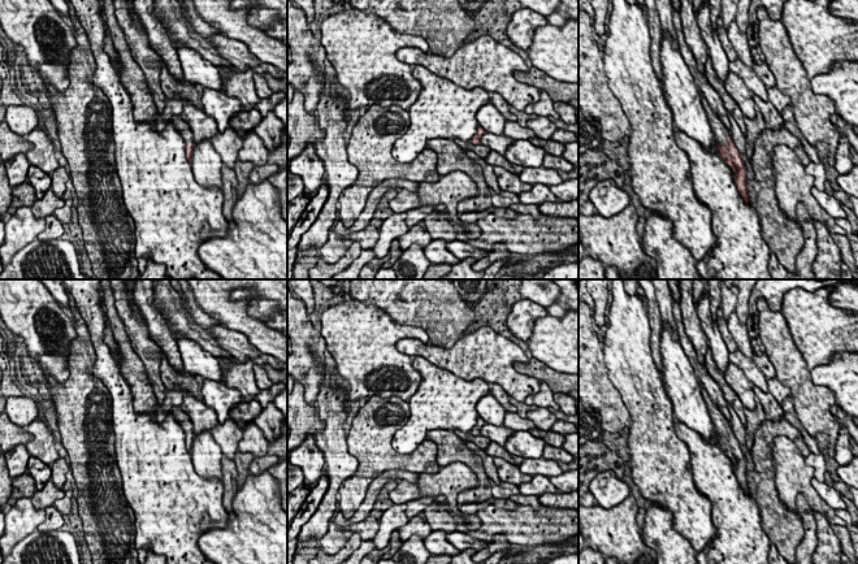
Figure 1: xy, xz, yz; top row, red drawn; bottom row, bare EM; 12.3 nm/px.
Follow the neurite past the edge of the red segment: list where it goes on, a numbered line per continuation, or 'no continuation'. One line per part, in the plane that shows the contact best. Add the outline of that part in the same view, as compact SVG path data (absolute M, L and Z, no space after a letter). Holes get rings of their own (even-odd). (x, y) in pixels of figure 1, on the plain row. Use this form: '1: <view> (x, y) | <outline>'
1: yz (722, 426) | M702 386L702 395L710 411L710 415L715 426L715 434L724 435L725 433L732 431L732 426L723 416L723 413L719 411L719 408L712 403L711 398L708 396L703 386Z

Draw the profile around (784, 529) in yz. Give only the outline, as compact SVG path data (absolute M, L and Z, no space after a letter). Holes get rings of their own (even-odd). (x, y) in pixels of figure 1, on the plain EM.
M785 417L779 421L767 418L755 431L750 451L754 470L748 472L746 481L749 494L759 507L762 528L770 542L788 563L796 564L796 550L803 538L803 526L798 516L780 499L775 486L772 447L774 439L780 435L793 441L803 457L809 456L810 450L801 433Z

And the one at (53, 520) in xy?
M55 506L46 508L46 520L36 528L40 532L58 530L65 522L62 516Z

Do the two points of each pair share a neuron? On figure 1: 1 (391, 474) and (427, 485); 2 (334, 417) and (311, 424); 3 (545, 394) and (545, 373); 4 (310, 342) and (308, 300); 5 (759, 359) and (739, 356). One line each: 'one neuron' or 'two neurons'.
1: two neurons
2: two neurons
3: two neurons
4: two neurons
5: two neurons

